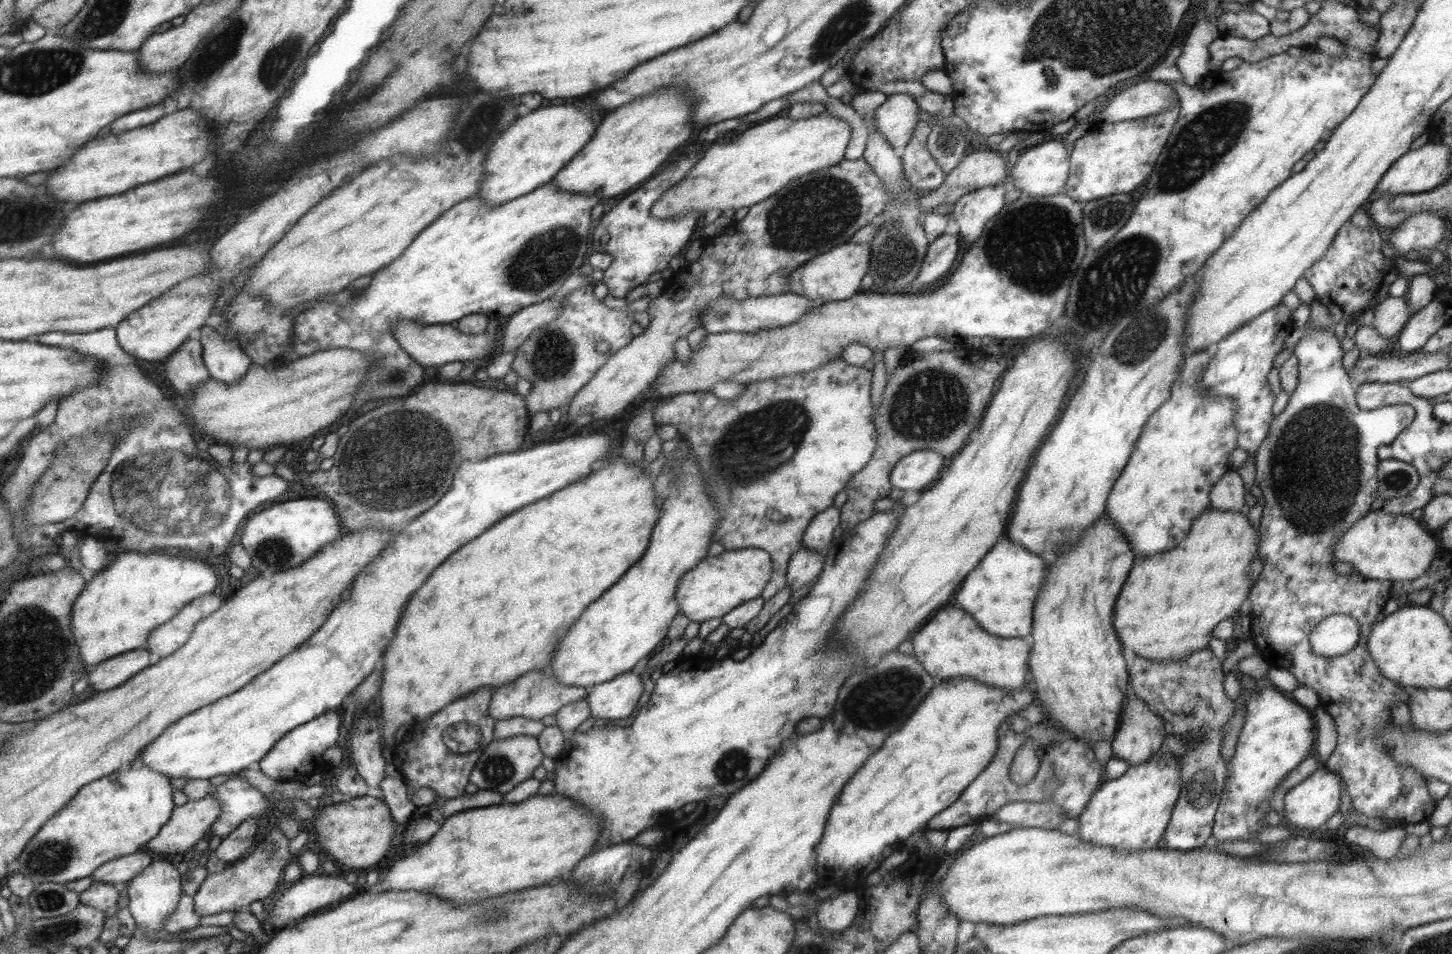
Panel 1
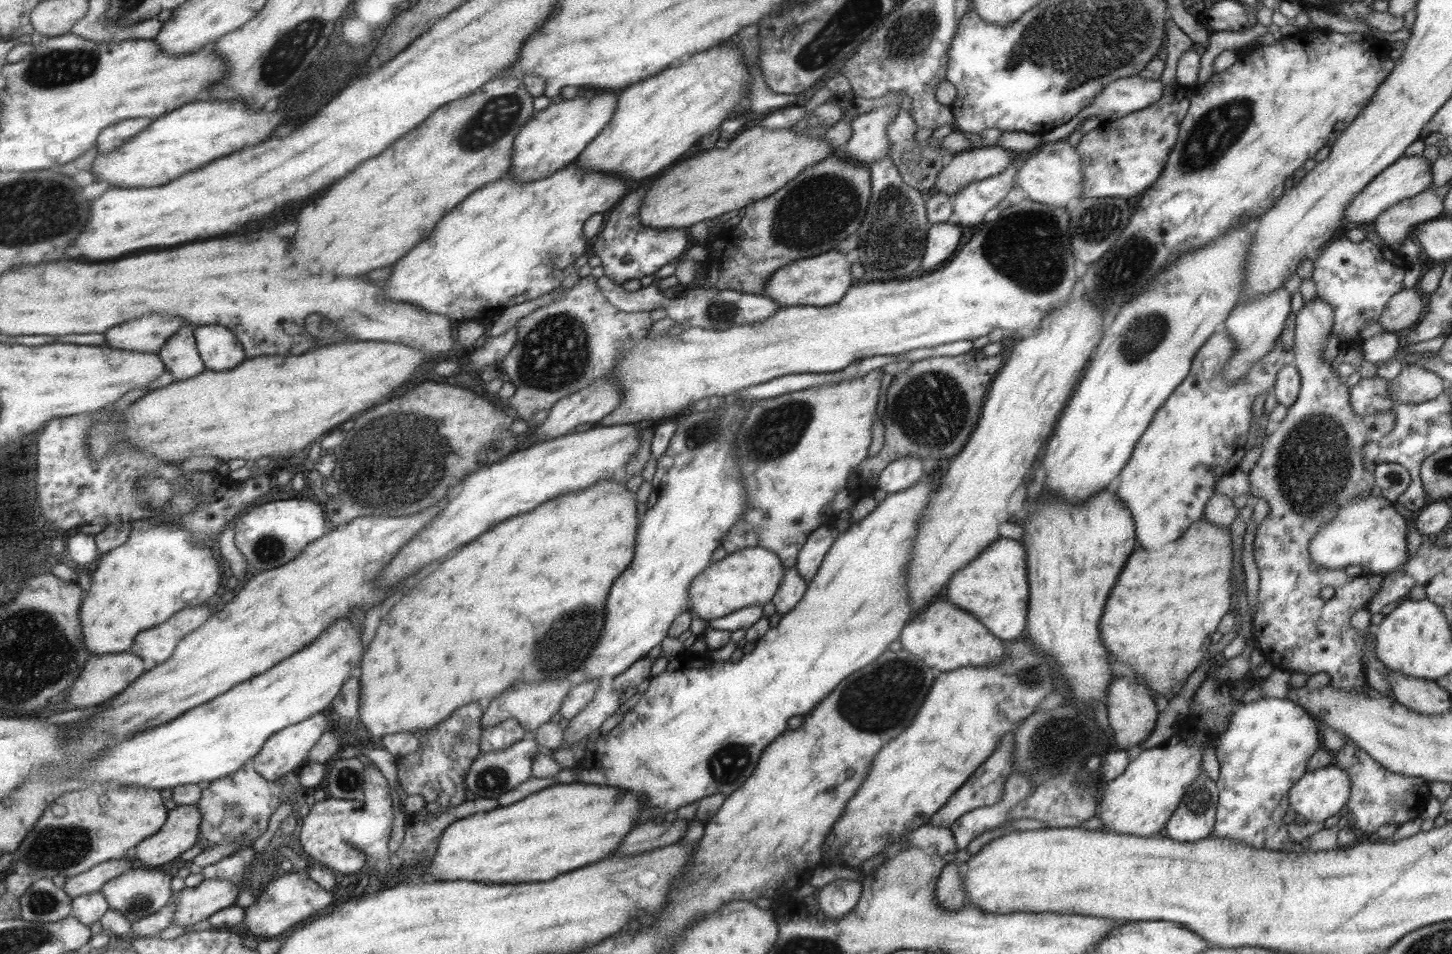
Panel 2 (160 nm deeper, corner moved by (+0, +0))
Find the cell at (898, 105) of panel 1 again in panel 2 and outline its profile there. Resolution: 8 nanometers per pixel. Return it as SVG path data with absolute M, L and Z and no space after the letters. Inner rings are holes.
M888 104L857 115L849 124L851 136L844 144L842 158L866 166L874 160L885 158L889 147L885 127L894 119L897 107L898 104Z

